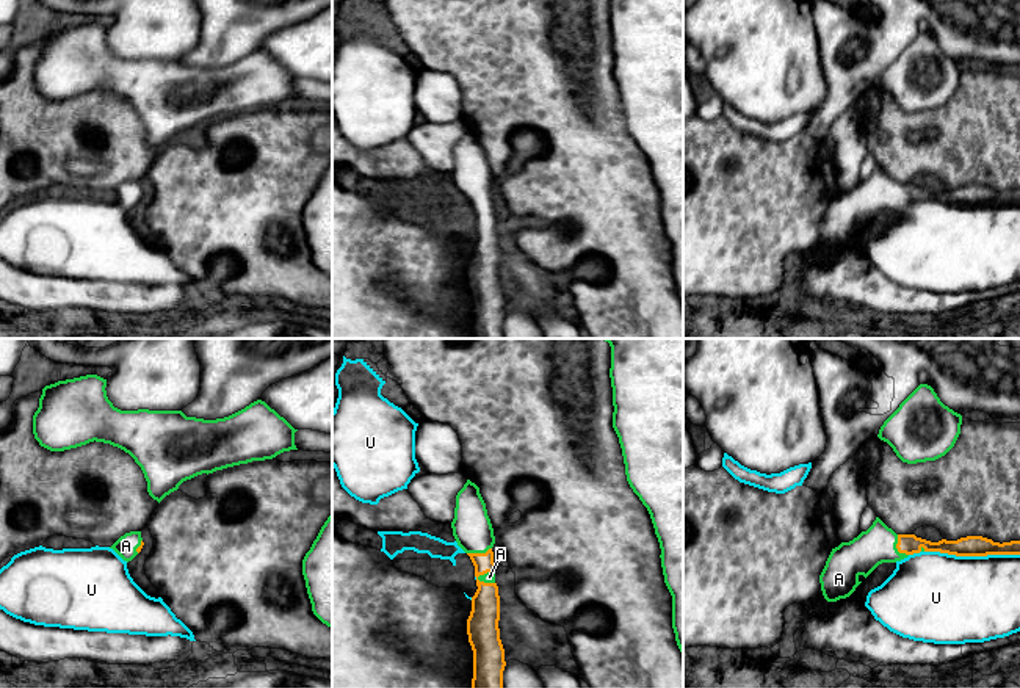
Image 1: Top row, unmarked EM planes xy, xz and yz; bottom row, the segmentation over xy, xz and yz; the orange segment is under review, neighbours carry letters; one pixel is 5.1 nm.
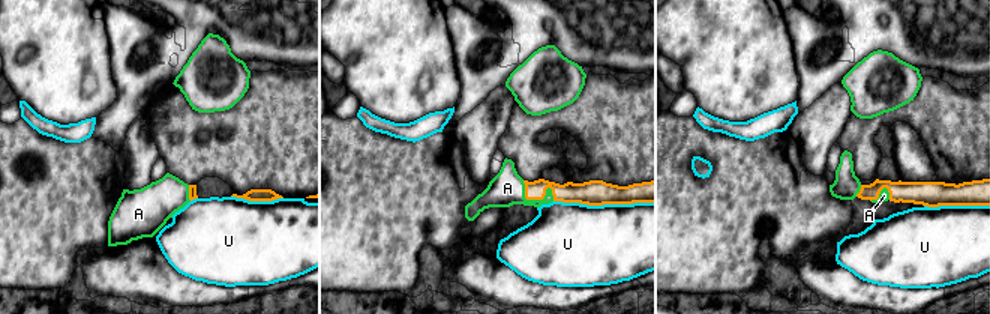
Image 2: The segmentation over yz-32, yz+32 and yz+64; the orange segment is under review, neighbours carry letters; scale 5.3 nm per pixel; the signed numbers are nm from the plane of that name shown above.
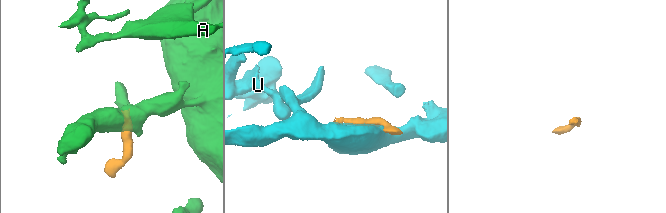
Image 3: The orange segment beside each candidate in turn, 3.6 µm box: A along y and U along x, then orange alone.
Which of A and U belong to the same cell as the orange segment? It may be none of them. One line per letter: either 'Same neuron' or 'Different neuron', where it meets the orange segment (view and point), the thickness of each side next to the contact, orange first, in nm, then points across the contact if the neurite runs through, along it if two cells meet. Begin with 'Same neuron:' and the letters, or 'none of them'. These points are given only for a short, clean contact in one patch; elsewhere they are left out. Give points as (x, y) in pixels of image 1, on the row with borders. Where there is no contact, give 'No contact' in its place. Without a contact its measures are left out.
Same neuron: A
A: Same neuron. Touches orange at xz (484, 572). Thickness 160 nm (orange) against 60 nm. Path across: xz (483, 621), (478, 577), (484, 572), (489, 577)
U: Different neuron. Touches orange at yz (972, 555). Thickness 110 nm (orange) against 460 nm

